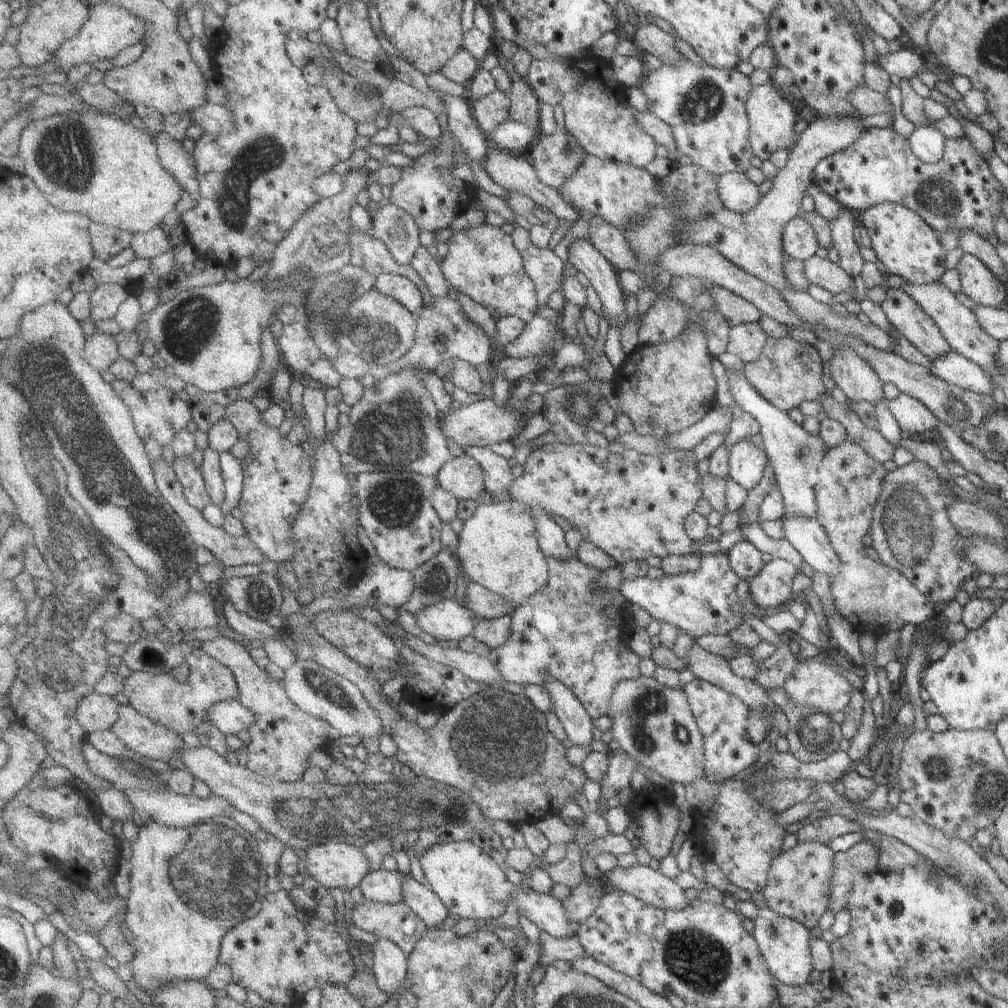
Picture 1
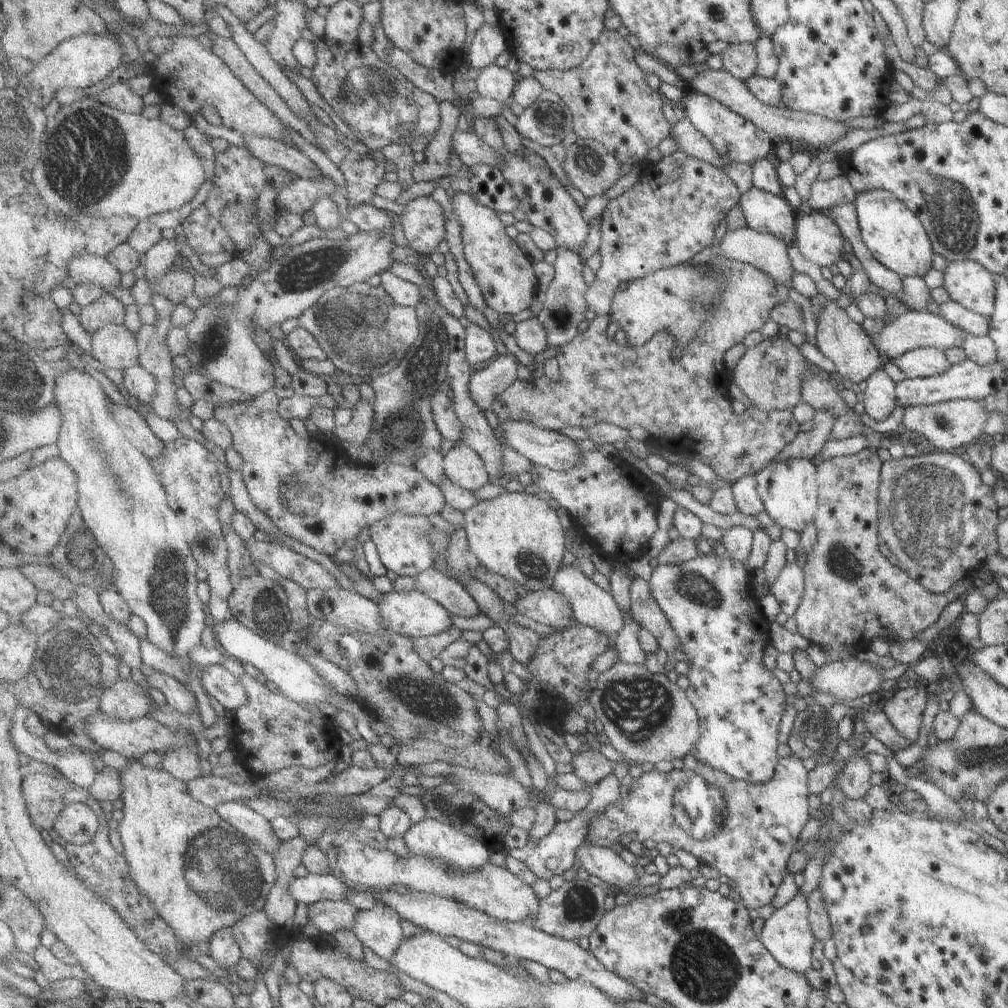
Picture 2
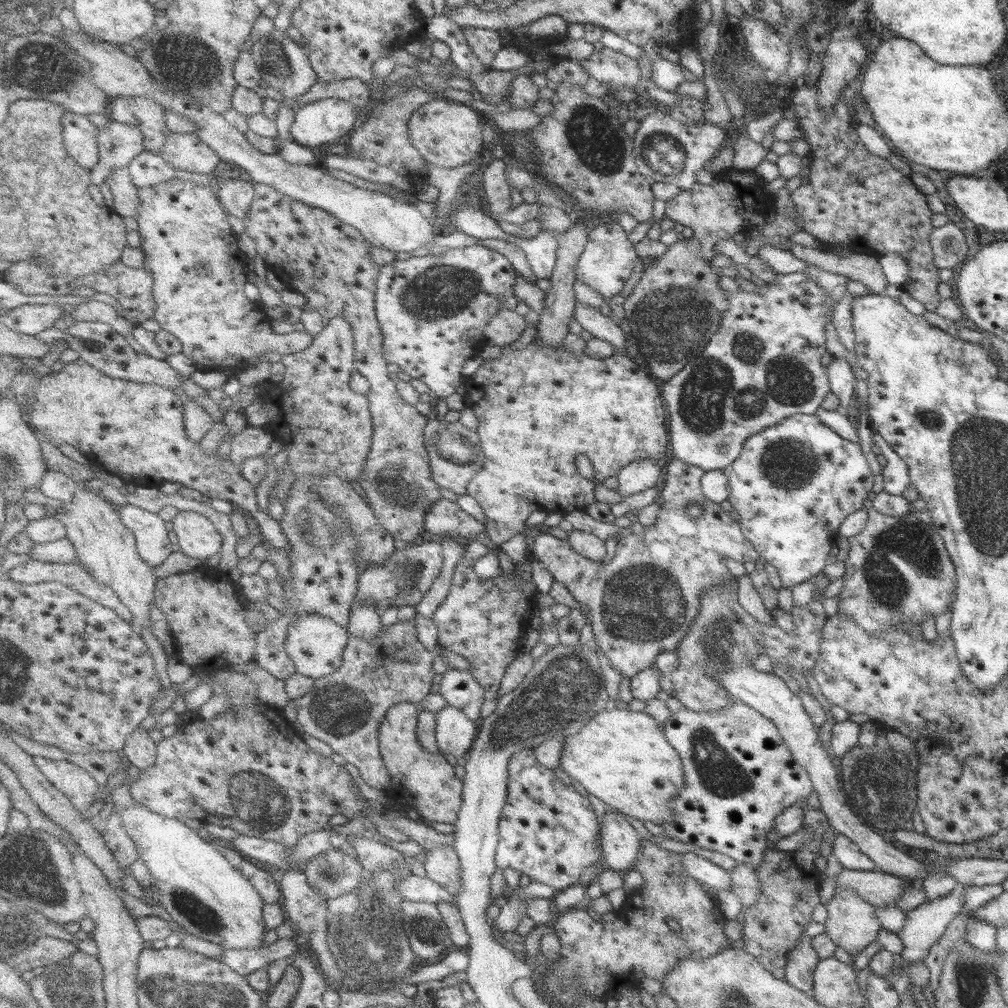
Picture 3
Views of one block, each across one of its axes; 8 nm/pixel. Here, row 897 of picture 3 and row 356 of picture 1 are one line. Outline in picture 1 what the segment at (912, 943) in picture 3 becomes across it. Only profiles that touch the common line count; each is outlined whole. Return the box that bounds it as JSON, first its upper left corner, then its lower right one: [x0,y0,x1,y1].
[929,350,996,396]

